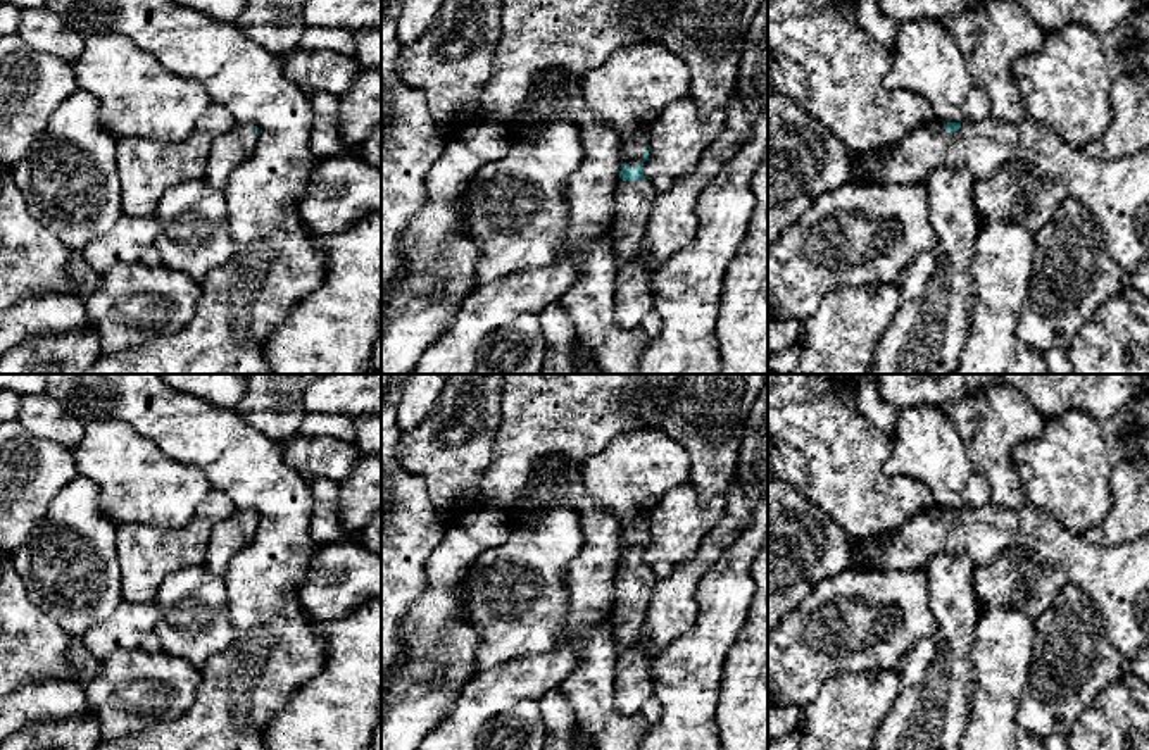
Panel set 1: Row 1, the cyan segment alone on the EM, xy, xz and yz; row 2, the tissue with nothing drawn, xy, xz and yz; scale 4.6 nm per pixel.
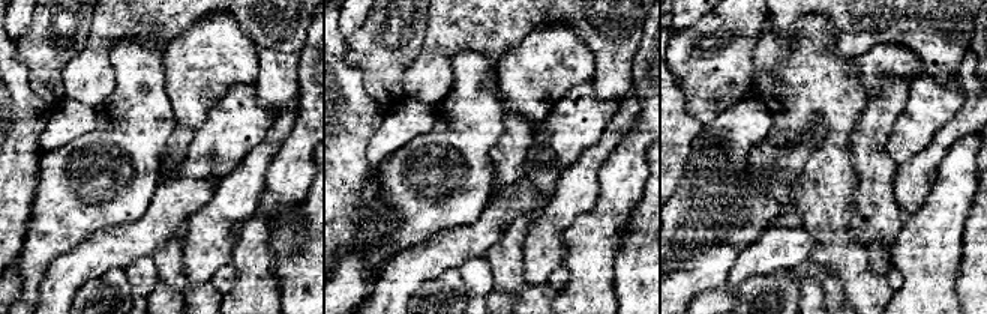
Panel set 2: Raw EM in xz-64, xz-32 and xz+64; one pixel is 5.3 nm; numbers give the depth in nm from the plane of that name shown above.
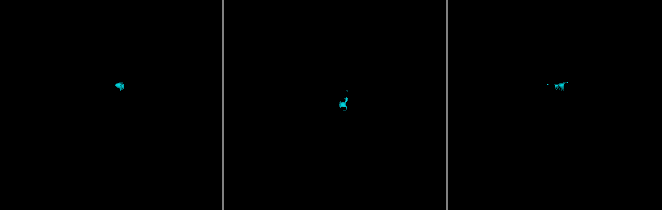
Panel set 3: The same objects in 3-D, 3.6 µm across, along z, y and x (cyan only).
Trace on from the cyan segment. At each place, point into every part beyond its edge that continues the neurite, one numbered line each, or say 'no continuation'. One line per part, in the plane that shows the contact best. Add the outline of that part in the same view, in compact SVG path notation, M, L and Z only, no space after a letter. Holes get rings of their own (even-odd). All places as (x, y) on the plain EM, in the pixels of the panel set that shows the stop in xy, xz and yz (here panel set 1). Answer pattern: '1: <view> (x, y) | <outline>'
1: xz (632, 533) | M645 509L635 521L621 526L621 547L628 552L638 552L642 548L642 538L649 534L649 512Z

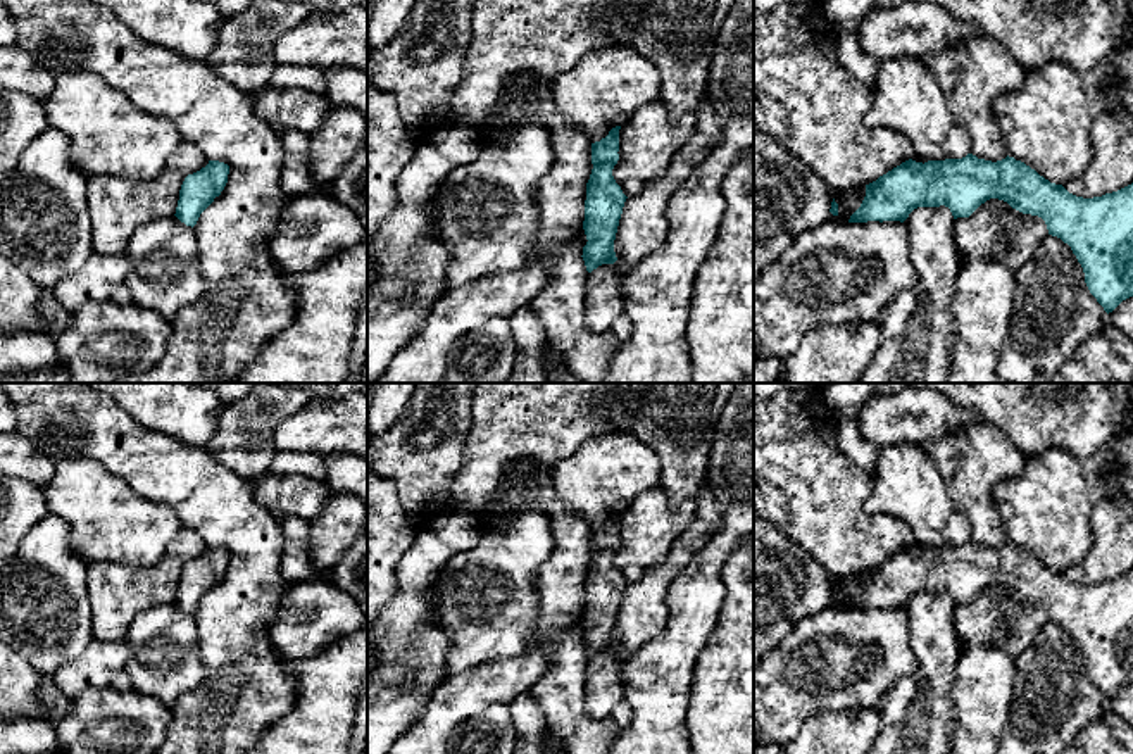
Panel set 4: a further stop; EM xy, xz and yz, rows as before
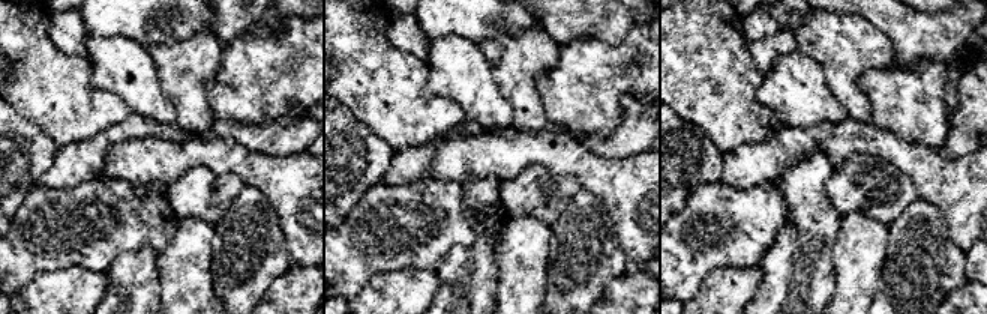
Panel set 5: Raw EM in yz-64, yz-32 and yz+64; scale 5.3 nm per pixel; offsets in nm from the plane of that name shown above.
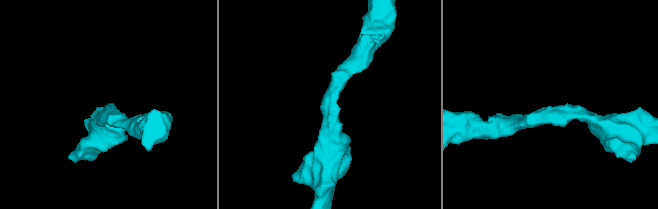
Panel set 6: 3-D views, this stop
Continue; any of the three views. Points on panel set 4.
no continuation

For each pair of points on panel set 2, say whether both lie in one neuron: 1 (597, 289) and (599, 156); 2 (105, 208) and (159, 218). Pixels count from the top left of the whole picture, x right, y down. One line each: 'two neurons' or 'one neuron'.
1: two neurons
2: two neurons

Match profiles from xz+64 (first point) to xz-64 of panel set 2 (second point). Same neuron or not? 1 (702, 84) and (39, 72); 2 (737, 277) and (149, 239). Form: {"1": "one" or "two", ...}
{"1": "one", "2": "one"}

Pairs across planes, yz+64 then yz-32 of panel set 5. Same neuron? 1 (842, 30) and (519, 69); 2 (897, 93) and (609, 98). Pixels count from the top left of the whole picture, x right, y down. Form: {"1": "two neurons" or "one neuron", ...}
{"1": "one neuron", "2": "one neuron"}

